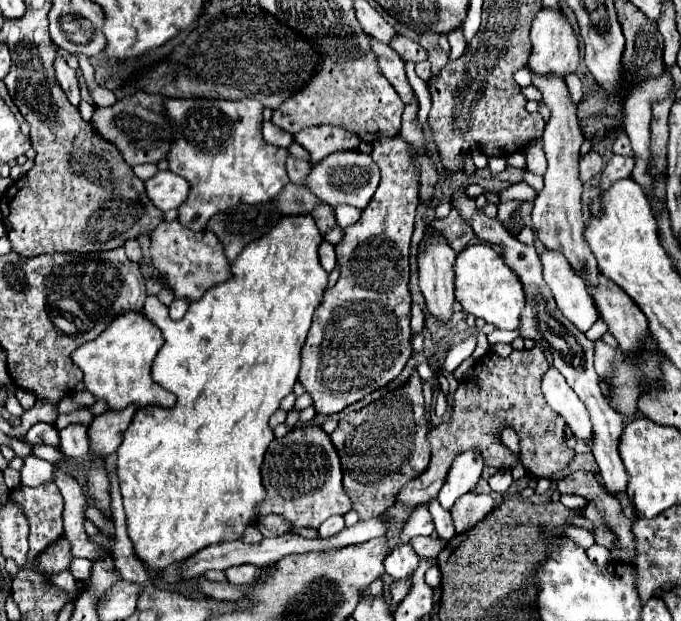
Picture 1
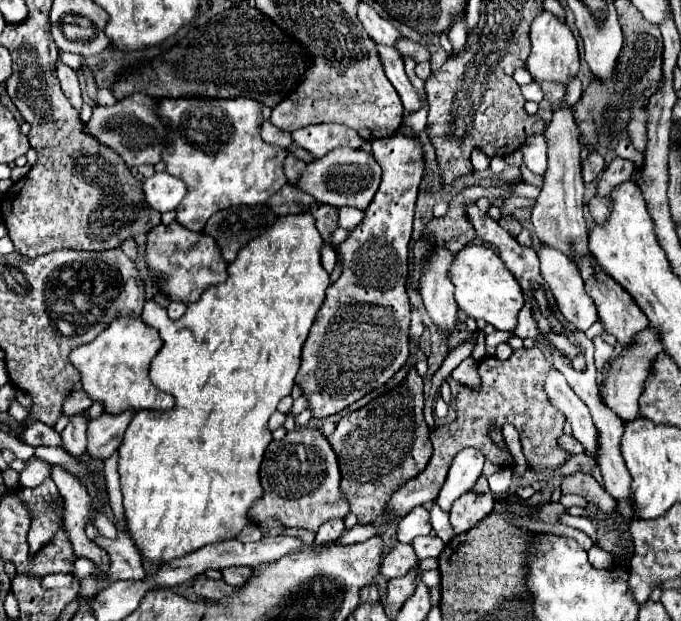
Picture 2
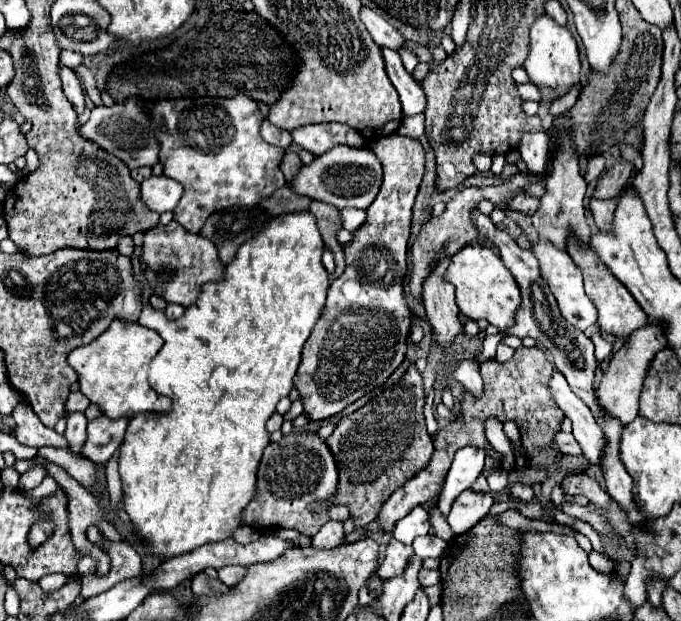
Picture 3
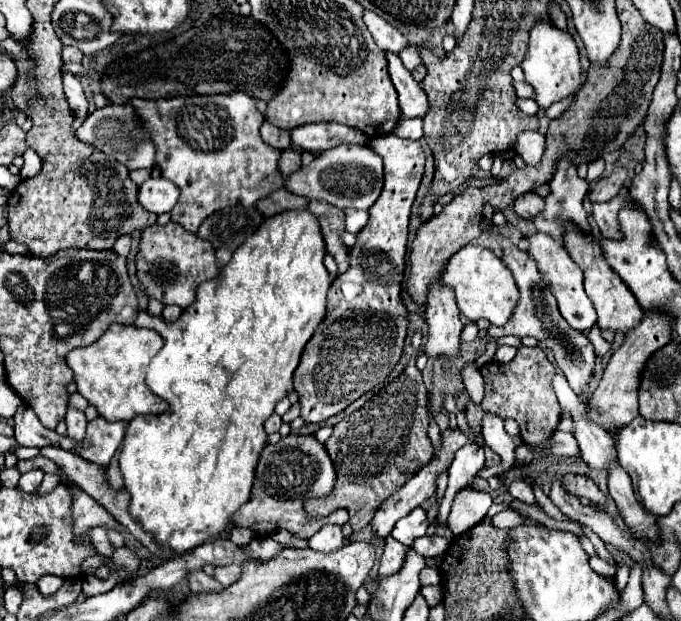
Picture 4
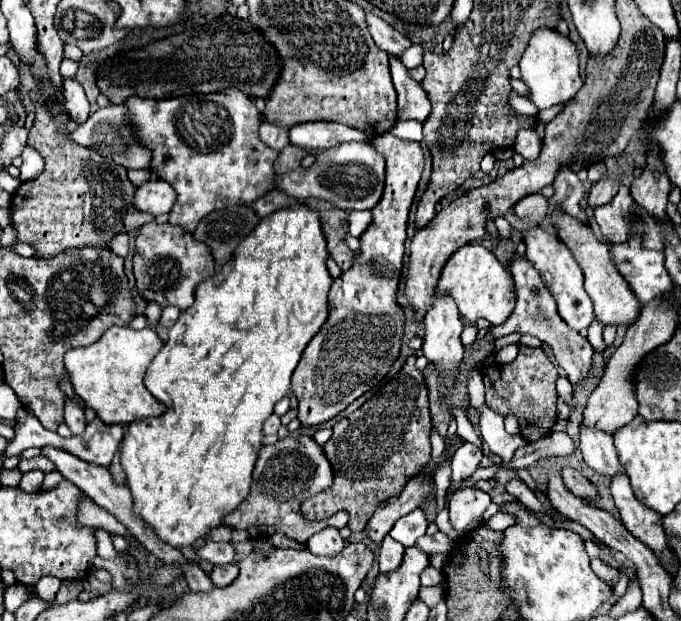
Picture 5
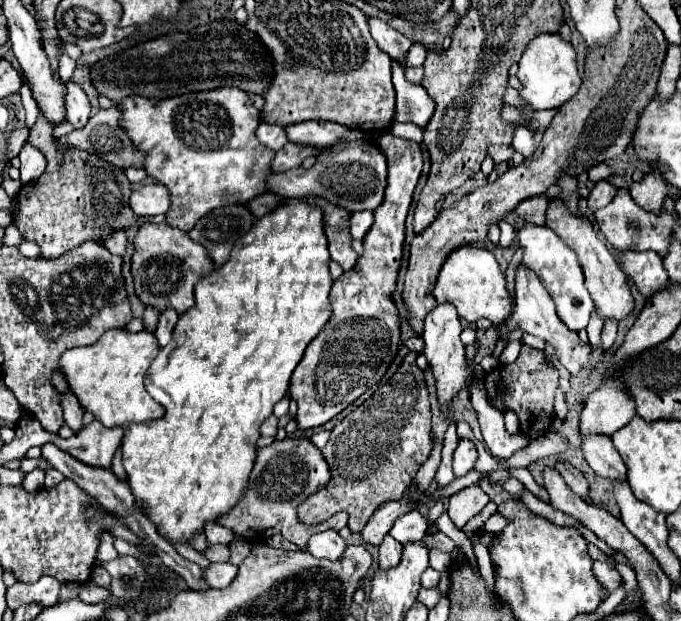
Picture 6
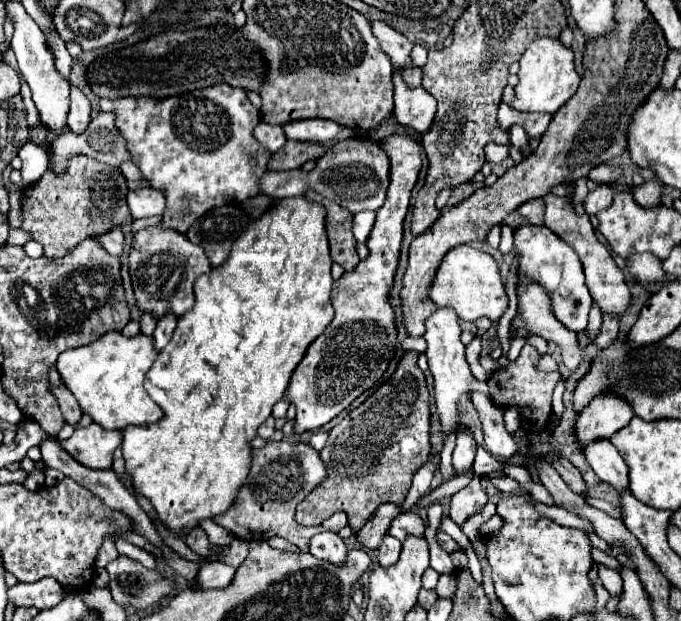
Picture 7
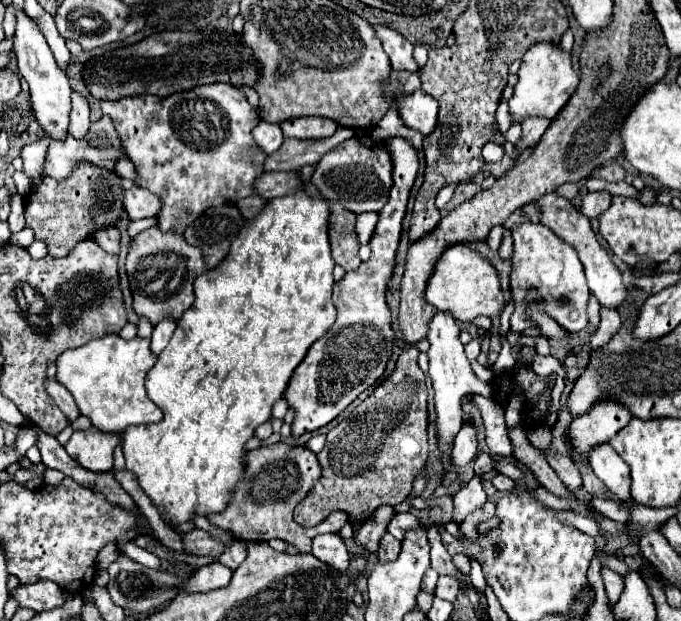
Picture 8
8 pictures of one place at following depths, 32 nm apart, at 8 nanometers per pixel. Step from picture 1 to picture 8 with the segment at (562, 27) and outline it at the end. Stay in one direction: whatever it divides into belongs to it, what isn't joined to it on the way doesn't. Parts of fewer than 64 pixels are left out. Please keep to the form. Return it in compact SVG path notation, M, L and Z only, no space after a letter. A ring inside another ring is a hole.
M540 42L534 44L522 60L522 68L518 70L520 80L514 86L514 96L508 100L510 114L514 116L512 124L522 124L522 120L528 116L542 116L552 122L554 116L558 116L558 112L566 106L580 80L578 74L572 70L570 54L550 42Z

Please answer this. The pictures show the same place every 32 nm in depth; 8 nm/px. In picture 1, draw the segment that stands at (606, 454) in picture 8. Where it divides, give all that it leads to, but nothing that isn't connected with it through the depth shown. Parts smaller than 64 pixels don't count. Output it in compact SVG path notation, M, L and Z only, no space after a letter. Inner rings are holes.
M550 368L542 380L542 392L546 396L546 402L560 414L564 416L566 424L572 428L574 436L578 440L584 440L592 446L592 422L588 416L588 410L584 402L574 394L574 390L566 384L564 376L556 370Z

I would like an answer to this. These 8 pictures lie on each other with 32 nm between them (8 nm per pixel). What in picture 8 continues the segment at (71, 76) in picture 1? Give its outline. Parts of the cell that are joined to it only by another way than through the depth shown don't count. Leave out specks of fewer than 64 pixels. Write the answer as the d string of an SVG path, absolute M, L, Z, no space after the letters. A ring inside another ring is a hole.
M72 94L72 112L70 112L70 134L76 140L82 140L90 128L90 108L84 96Z

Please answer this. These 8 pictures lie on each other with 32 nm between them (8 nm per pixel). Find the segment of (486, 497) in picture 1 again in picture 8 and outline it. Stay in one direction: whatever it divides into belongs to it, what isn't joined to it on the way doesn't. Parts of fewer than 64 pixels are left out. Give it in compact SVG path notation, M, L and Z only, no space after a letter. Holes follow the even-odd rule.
M474 476L460 492L454 496L454 520L462 522L472 510L482 508L486 502L486 492L480 484L480 478Z

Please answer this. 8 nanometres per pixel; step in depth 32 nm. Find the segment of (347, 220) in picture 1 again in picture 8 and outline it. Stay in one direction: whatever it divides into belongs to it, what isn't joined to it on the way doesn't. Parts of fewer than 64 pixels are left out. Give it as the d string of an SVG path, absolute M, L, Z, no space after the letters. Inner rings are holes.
M364 212L358 216L356 220L356 232L358 232L358 240L360 244L368 244L372 234L374 234L374 228L376 228L376 222L378 222L378 214L374 212Z

